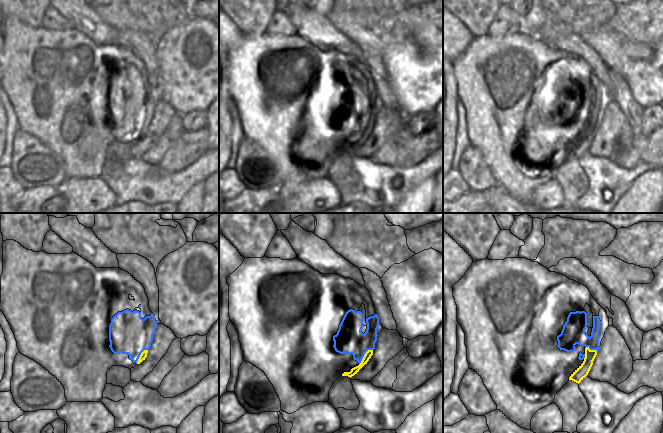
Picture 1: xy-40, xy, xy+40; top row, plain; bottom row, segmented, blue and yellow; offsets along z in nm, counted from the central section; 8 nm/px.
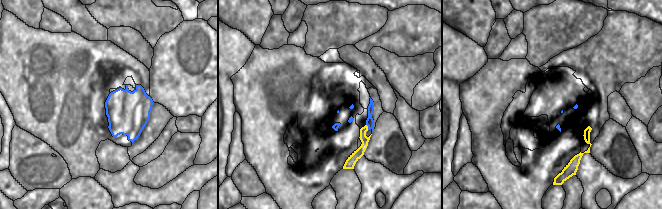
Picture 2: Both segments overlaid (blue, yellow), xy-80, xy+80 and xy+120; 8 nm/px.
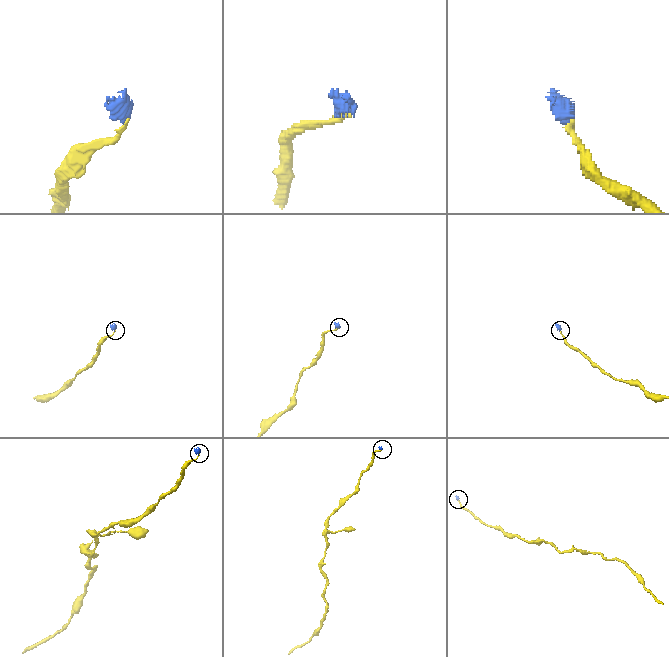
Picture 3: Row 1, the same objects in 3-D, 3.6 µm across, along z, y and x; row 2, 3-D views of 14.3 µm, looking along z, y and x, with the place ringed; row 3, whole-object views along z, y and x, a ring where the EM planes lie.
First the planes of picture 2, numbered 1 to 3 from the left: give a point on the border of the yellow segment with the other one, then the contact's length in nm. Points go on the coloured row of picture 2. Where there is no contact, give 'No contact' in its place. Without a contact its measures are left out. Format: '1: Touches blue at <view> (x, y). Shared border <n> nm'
1: No contact
2: Touches blue at xy+80 (368, 127). Shared border 50 nm
3: No contact

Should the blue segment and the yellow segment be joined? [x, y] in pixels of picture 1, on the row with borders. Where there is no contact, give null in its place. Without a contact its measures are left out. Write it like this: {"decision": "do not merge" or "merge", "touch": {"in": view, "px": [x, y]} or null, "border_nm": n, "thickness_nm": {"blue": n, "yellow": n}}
{"decision": "merge", "touch": {"in": "xy", "px": [364, 354]}, "border_nm": 170, "thickness_nm": {"blue": 220, "yellow": 60}}

